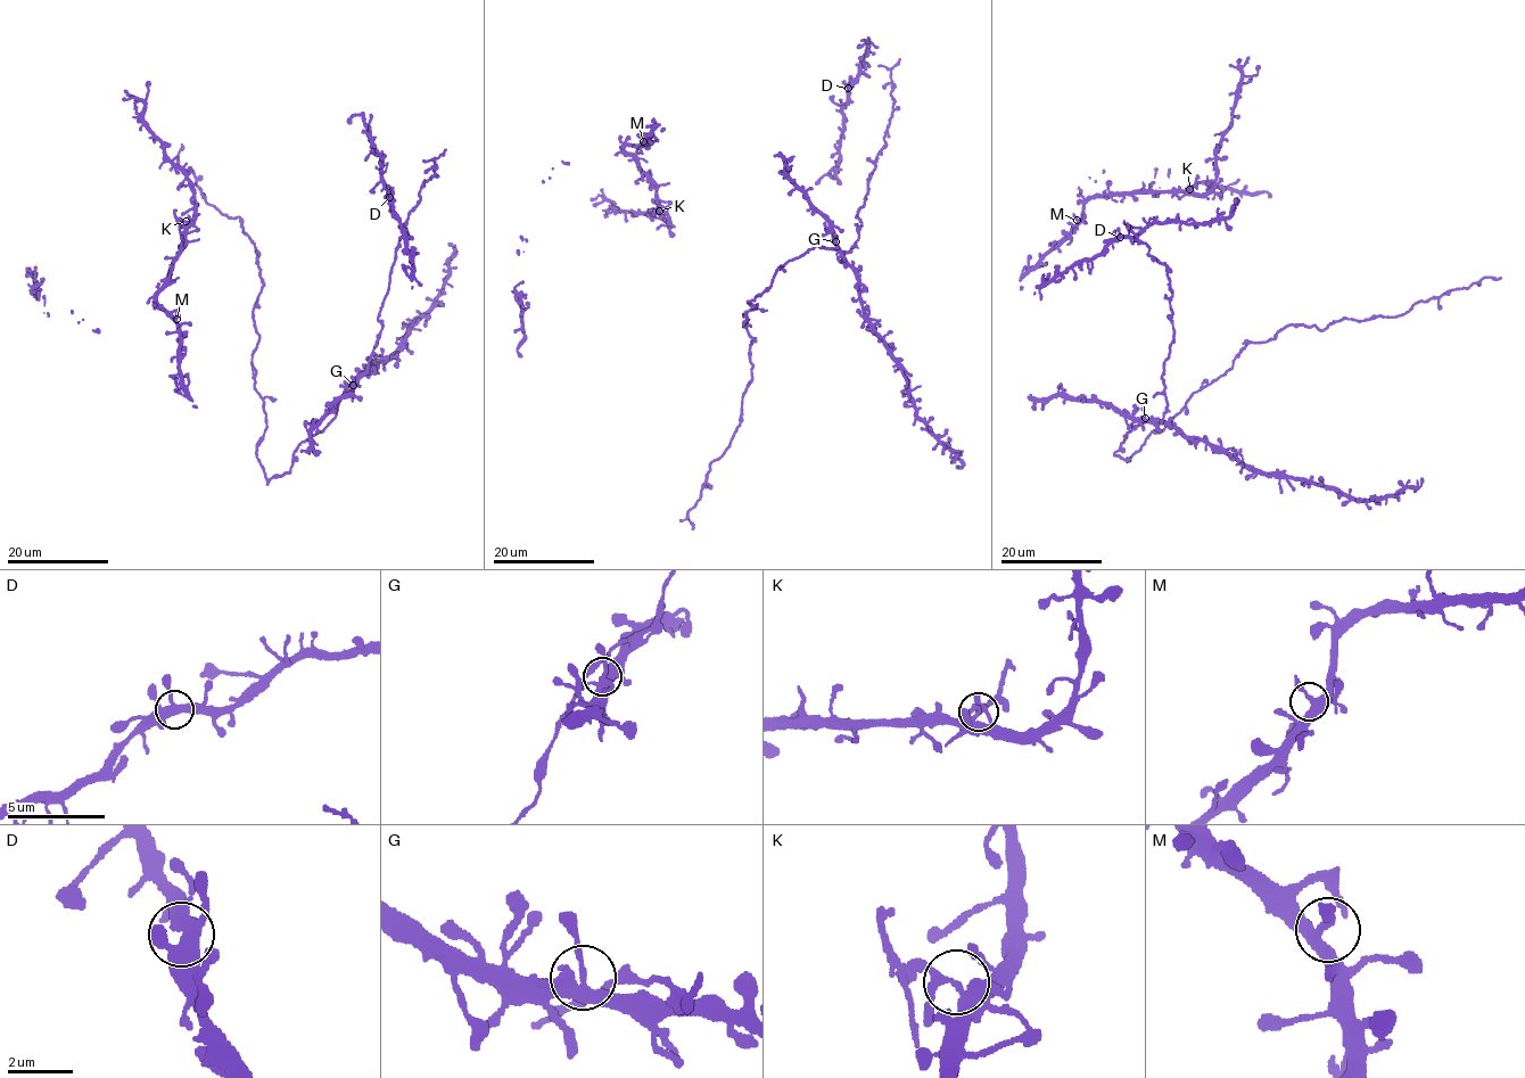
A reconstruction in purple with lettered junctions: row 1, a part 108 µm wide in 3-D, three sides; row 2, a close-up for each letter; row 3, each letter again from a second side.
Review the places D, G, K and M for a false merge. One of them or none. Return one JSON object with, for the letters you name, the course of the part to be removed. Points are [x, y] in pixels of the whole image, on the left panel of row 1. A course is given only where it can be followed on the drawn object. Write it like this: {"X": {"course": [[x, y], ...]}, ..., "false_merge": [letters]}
{"false_merge": ["K"]}

